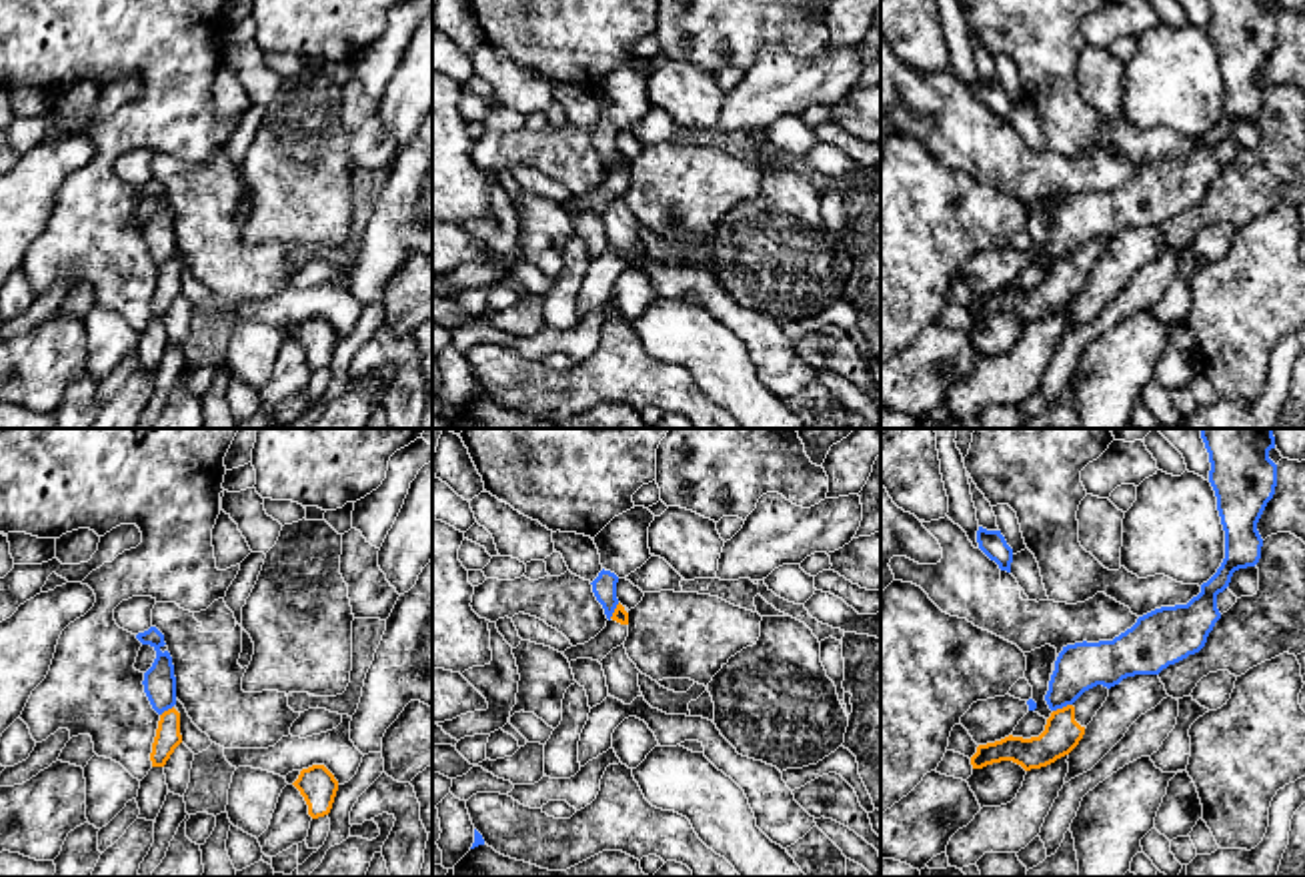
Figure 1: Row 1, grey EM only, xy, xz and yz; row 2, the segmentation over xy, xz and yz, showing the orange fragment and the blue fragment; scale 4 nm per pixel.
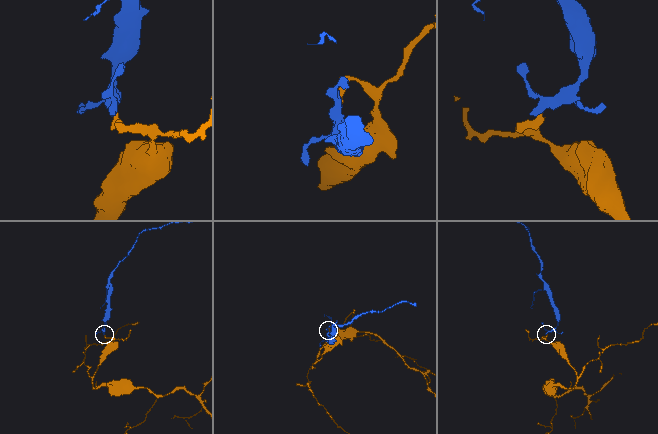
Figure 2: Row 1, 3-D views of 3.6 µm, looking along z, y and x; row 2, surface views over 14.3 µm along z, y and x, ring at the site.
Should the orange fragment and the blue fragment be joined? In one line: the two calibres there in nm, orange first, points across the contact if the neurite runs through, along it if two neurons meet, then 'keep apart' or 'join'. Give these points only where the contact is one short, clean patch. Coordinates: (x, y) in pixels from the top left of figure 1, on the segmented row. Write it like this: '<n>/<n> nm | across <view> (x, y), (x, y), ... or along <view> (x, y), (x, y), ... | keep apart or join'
150/190 nm | along yz (1071, 703), (1053, 711) | keep apart

